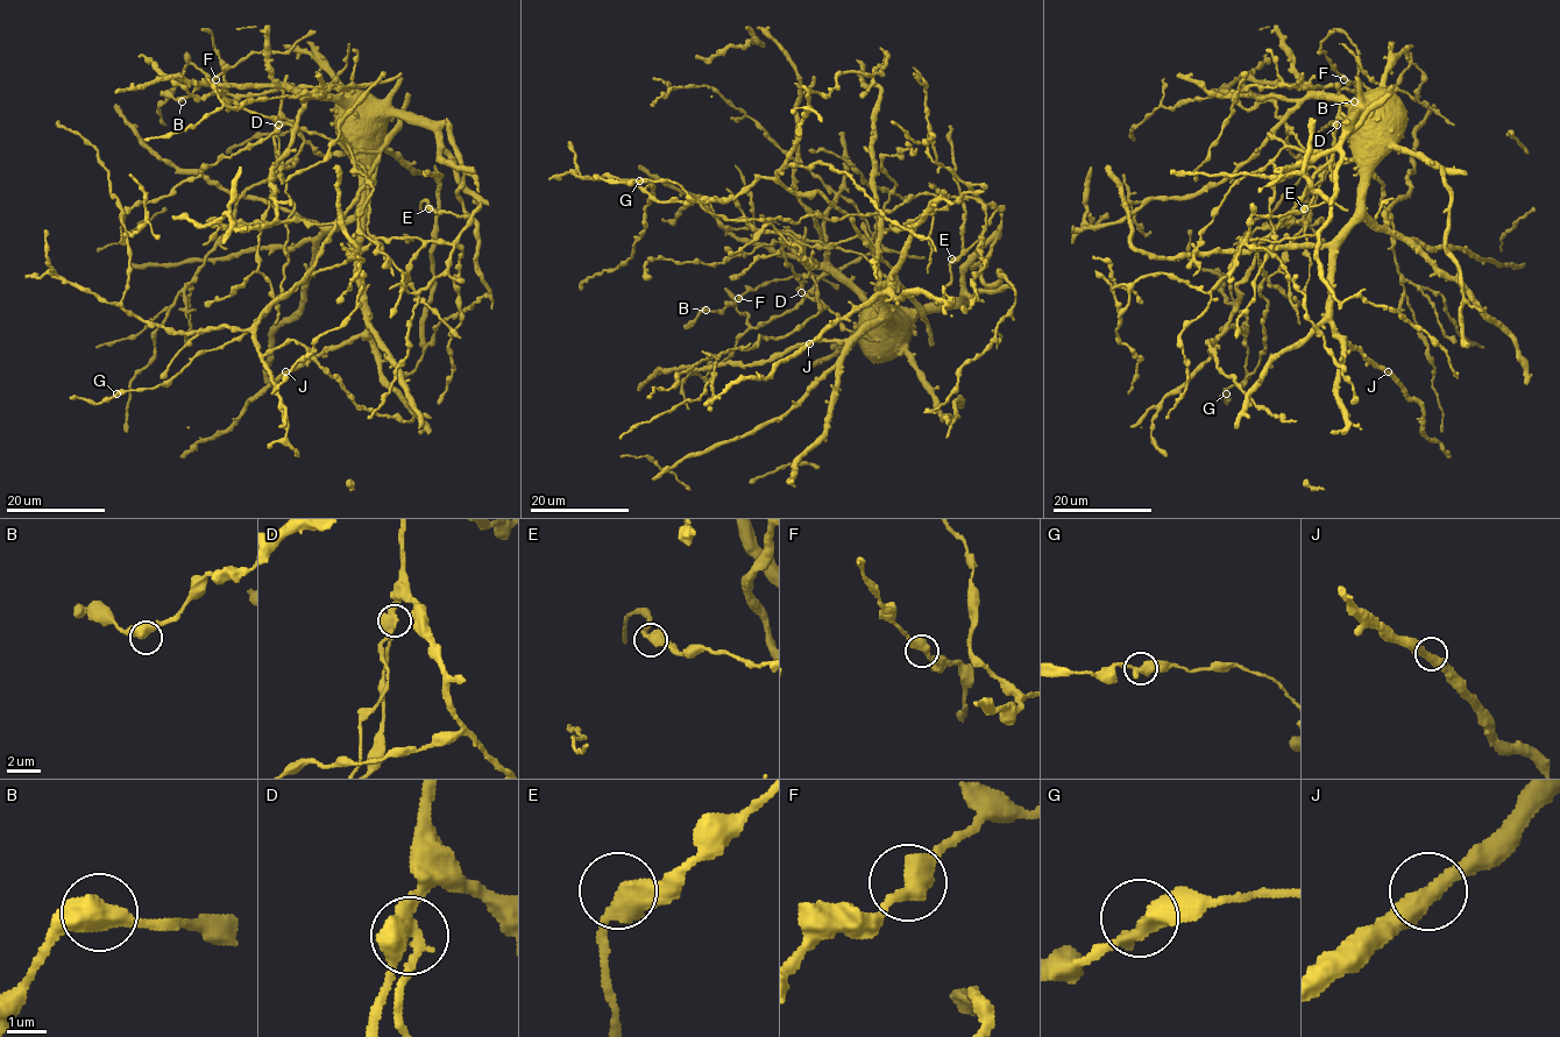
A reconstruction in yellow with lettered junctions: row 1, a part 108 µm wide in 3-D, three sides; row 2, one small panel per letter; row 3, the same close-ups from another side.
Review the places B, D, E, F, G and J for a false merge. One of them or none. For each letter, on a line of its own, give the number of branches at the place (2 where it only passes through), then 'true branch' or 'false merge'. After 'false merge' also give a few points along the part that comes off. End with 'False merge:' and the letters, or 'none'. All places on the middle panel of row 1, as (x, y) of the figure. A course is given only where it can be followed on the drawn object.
B: branches 2; true branch
D: branches 2; false merge; course (801, 292), (809, 265), (812, 269), (816, 262), (810, 258), (810, 265), (798, 258)
E: branches 2; true branch
F: branches 2; true branch
G: branches 2; true branch
J: branches 2; true branch
False merge: D

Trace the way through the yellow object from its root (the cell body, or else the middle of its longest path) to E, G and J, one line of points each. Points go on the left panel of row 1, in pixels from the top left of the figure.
E: (370, 109), (374, 144), (357, 249), (363, 250), (380, 238), (451, 243), (473, 215), (428, 208)
G: (370, 109), (360, 254), (306, 276), (240, 336), (201, 349), (165, 383), (116, 393)
J: (370, 109), (368, 114), (374, 144), (367, 175), (367, 218), (360, 240), (361, 304), (367, 328), (285, 371)

